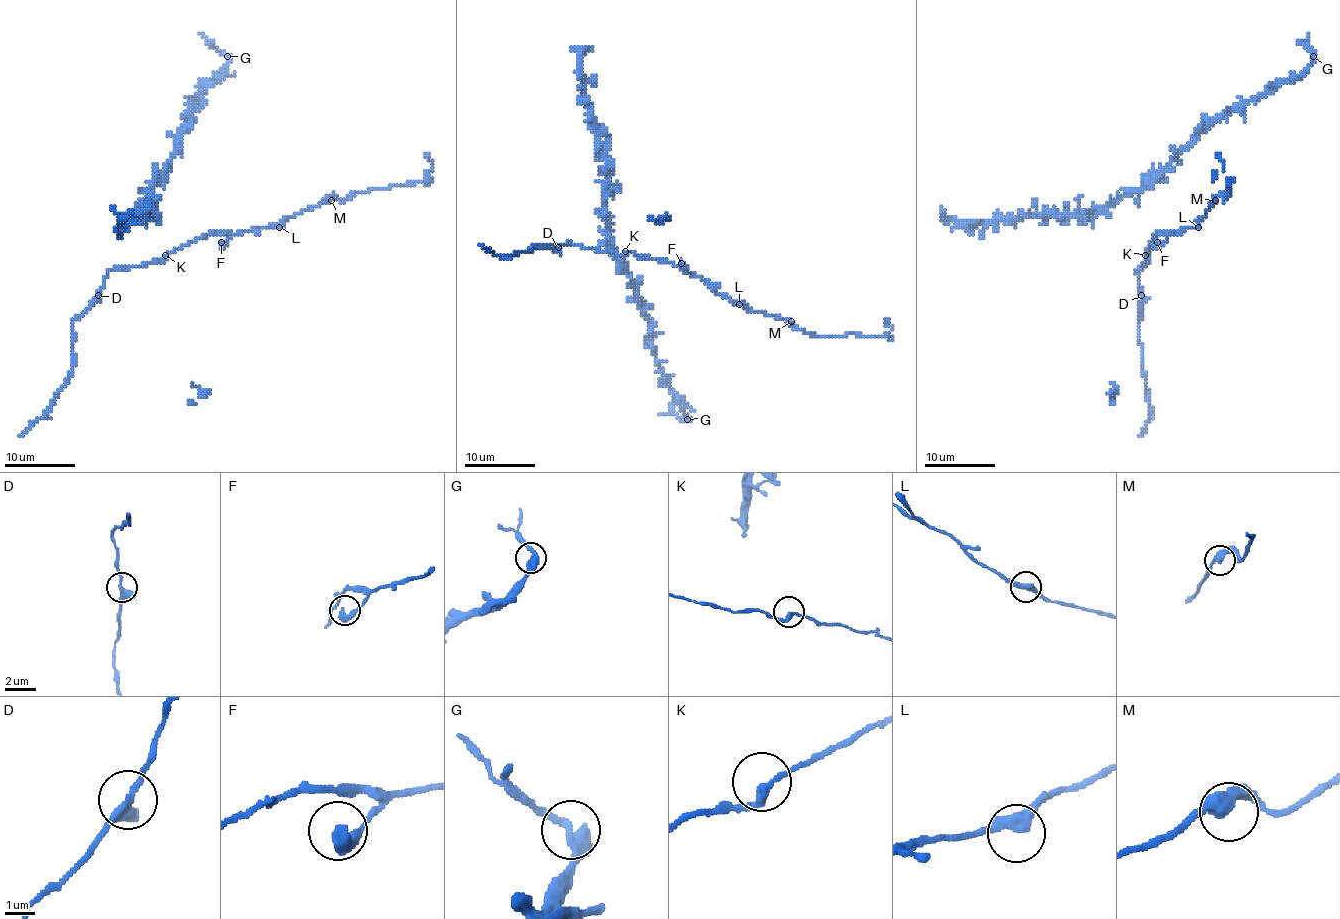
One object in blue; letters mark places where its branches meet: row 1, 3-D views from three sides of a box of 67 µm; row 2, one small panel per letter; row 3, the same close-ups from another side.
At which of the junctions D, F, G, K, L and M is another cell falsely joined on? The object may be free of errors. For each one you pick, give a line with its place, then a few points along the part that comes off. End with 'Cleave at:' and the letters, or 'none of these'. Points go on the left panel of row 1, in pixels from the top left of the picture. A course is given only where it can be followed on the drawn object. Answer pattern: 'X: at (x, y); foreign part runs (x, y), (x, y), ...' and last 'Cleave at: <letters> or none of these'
G: at (227, 56); foreign part runs (227, 55), (218, 52), (200, 32)
Cleave at: G

